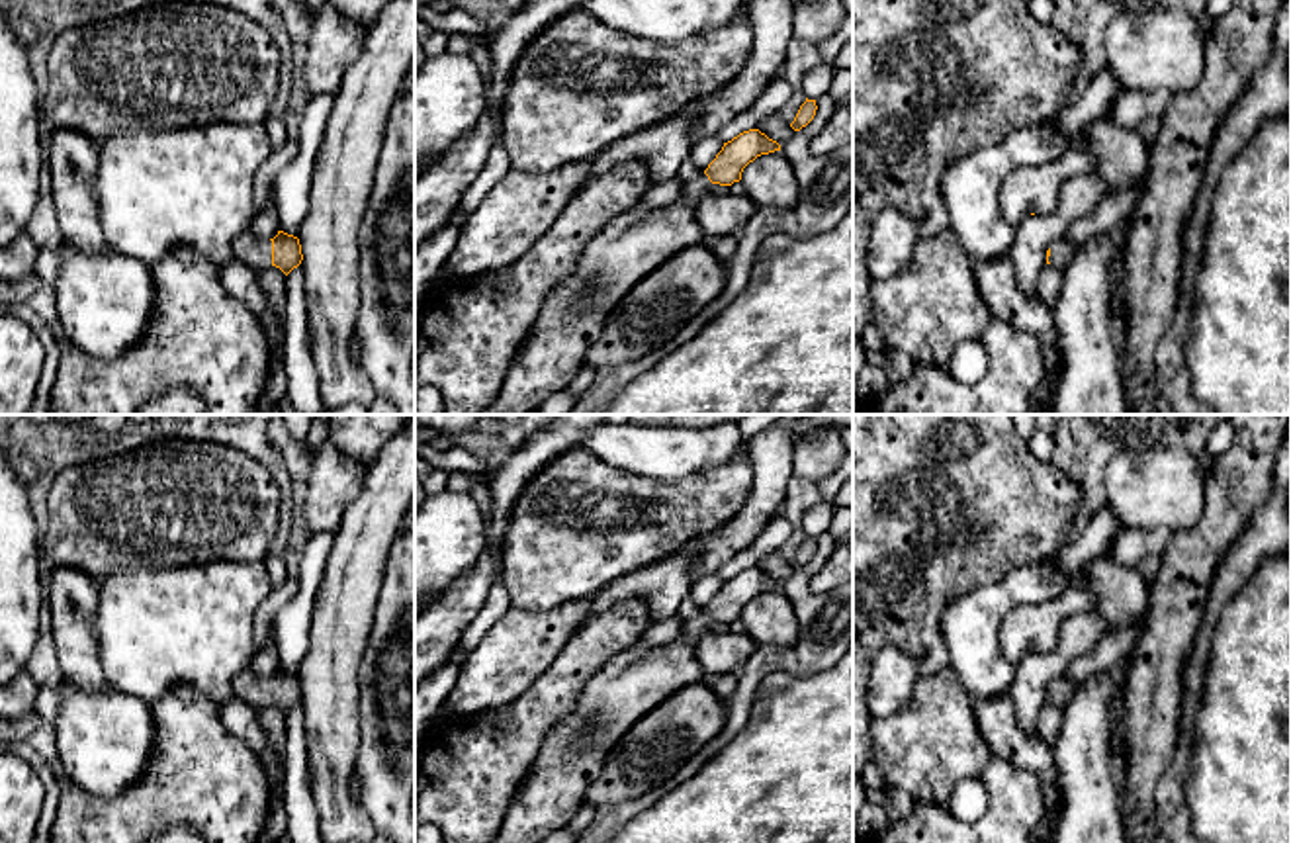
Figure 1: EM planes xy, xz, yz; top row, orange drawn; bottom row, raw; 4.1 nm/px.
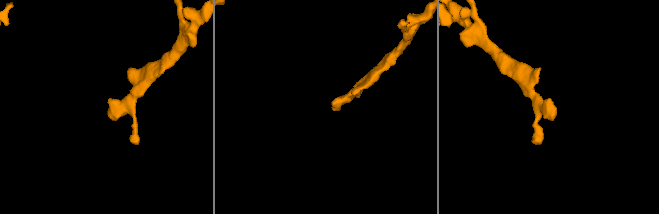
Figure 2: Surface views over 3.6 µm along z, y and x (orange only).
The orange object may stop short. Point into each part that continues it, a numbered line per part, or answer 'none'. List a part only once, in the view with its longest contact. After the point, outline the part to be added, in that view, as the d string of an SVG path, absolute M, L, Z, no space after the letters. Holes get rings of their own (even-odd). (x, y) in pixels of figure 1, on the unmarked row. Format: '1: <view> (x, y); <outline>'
1: xy (255, 691); M245 669L233 679L233 690L246 706L260 708L272 704L272 679L258 677L250 669Z

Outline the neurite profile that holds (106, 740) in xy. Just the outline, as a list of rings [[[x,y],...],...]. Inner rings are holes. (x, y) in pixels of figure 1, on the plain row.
[[[61,683],[55,726],[57,755],[82,790],[111,798],[149,771],[156,724],[149,702],[115,690],[84,690]]]

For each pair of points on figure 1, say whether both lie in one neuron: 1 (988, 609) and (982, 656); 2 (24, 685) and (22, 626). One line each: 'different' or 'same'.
1: same
2: different

